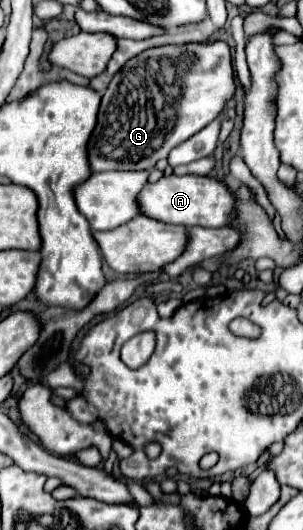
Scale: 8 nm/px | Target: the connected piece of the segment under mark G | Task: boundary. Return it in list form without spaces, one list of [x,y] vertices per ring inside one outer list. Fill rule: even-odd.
[[[214,41],[214,43],[206,43],[206,45],[196,45],[196,43],[188,43],[188,45],[164,45],[164,47],[156,47],[156,49],[148,49],[136,57],[132,57],[130,61],[126,61],[126,65],[112,77],[110,85],[104,91],[104,97],[100,101],[100,109],[98,109],[98,121],[96,127],[92,131],[92,141],[88,141],[88,163],[92,171],[150,171],[154,169],[158,159],[168,157],[170,149],[174,149],[176,145],[184,143],[186,139],[190,139],[194,133],[198,133],[200,129],[204,129],[212,119],[216,119],[220,115],[220,111],[224,109],[224,105],[232,99],[234,95],[234,73],[232,73],[232,57],[230,57],[230,47],[222,41]]]

